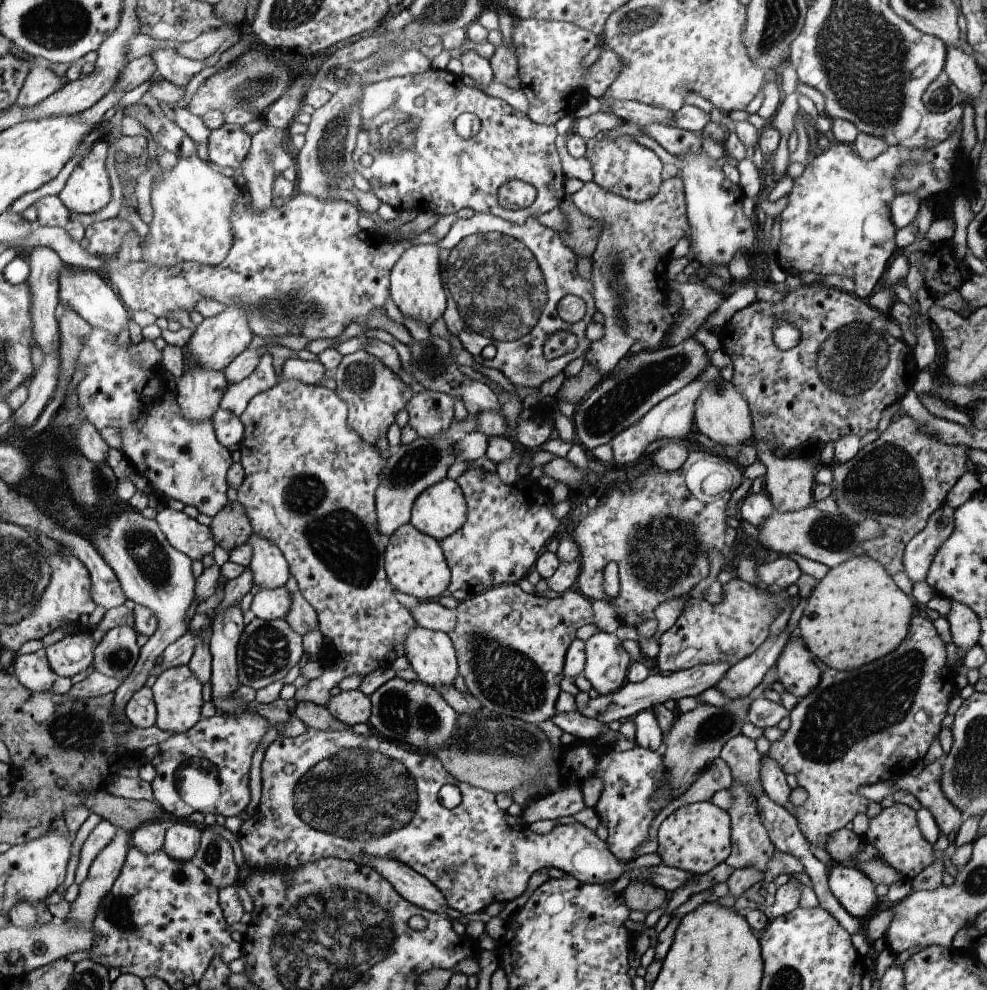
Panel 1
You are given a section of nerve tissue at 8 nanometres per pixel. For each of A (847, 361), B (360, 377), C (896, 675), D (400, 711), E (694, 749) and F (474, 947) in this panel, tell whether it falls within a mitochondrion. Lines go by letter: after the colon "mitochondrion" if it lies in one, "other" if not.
A: mitochondrion
B: mitochondrion
C: mitochondrion
D: mitochondrion
E: mitochondrion
F: other

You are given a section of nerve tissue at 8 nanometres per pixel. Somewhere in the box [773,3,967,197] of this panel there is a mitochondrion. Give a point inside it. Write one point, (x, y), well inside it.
(942, 98)

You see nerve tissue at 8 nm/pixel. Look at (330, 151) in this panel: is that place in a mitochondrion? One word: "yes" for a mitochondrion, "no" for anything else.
yes

